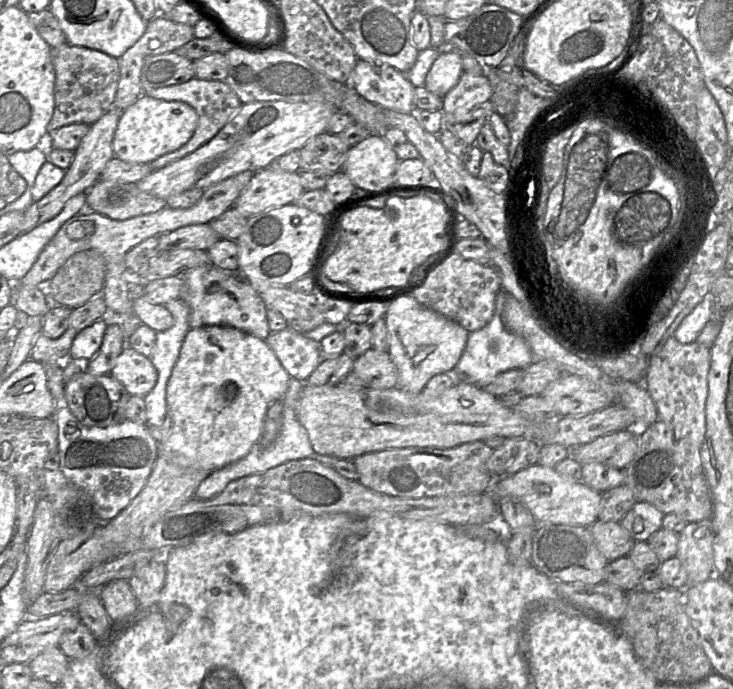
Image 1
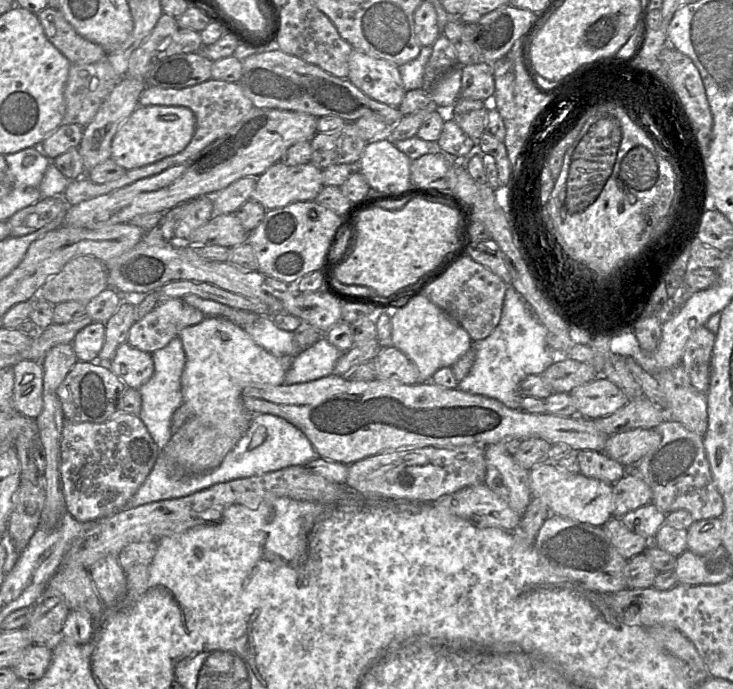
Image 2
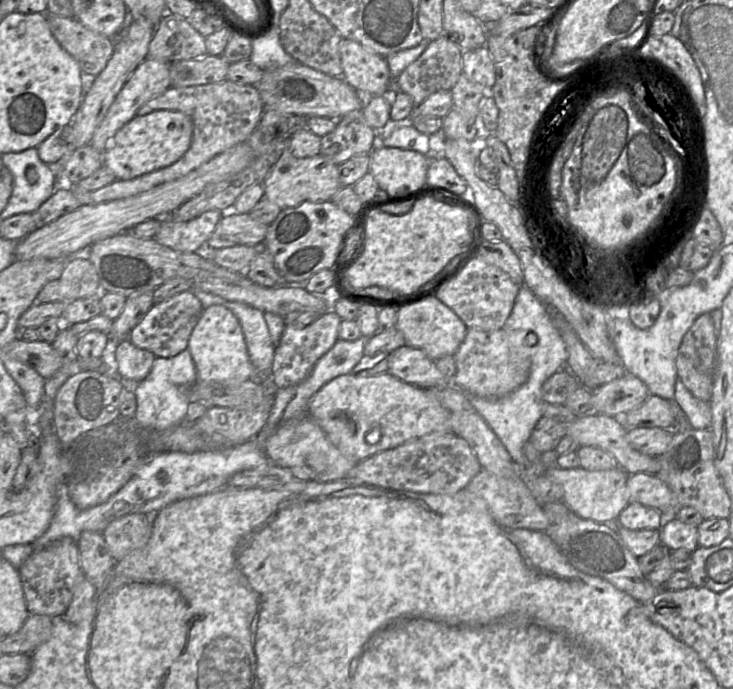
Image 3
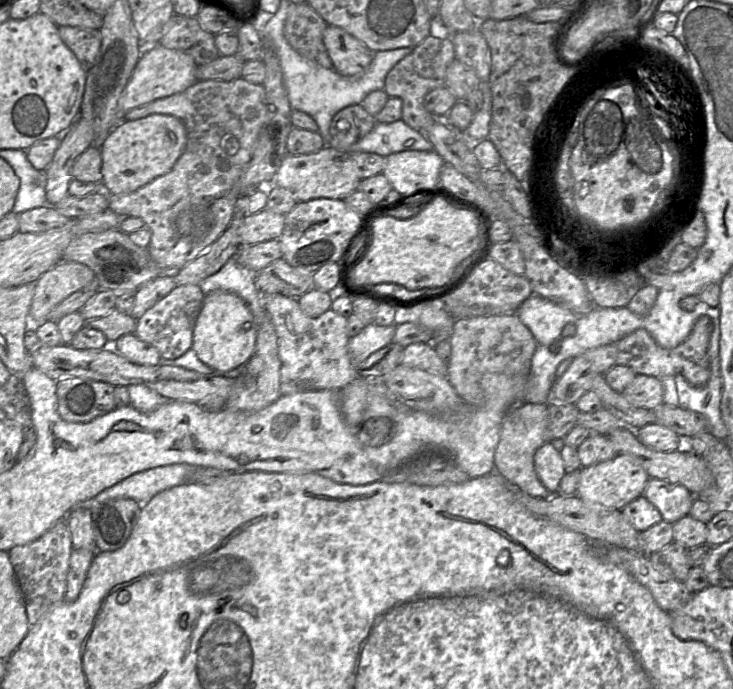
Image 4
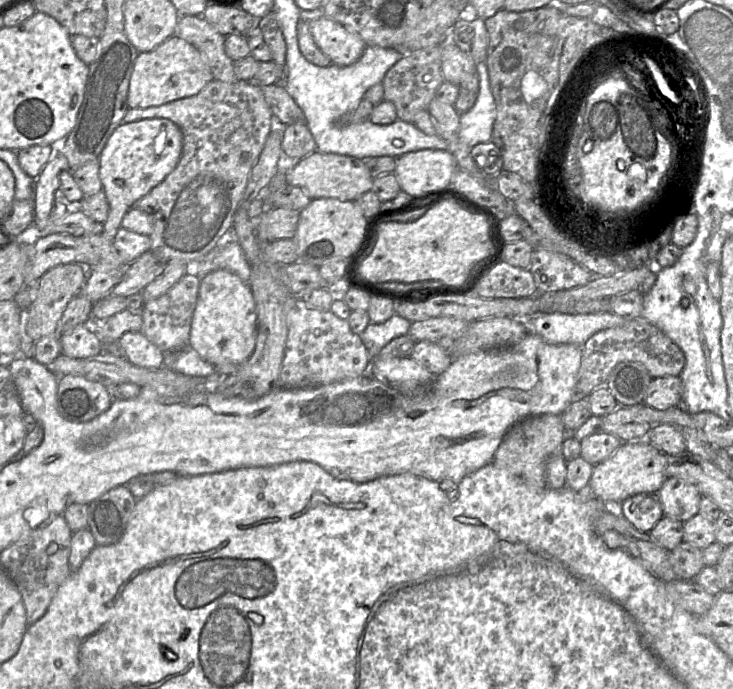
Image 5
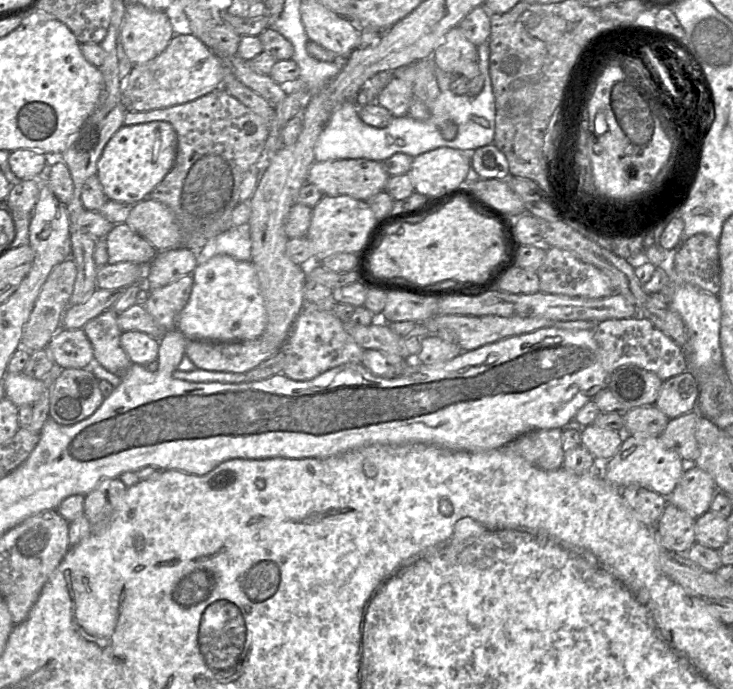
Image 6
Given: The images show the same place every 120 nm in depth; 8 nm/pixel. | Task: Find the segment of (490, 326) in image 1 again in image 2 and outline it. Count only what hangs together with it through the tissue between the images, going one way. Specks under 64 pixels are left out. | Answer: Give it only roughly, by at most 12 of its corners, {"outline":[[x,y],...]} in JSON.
{"outline":[[512,286],[457,388],[515,410],[557,357]]}

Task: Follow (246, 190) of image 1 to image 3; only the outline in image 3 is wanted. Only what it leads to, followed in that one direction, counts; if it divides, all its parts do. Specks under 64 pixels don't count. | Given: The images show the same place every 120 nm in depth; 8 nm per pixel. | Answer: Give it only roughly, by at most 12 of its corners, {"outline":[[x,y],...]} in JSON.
{"outline":[[286,148],[263,182],[282,209],[326,202],[342,187],[322,155]]}

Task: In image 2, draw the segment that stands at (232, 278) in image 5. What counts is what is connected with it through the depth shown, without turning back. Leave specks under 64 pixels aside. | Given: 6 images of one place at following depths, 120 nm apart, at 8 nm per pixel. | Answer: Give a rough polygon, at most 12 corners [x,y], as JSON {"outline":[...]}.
{"outline":[[206,316],[179,332],[184,404],[241,438],[251,385],[281,385],[286,360]]}

